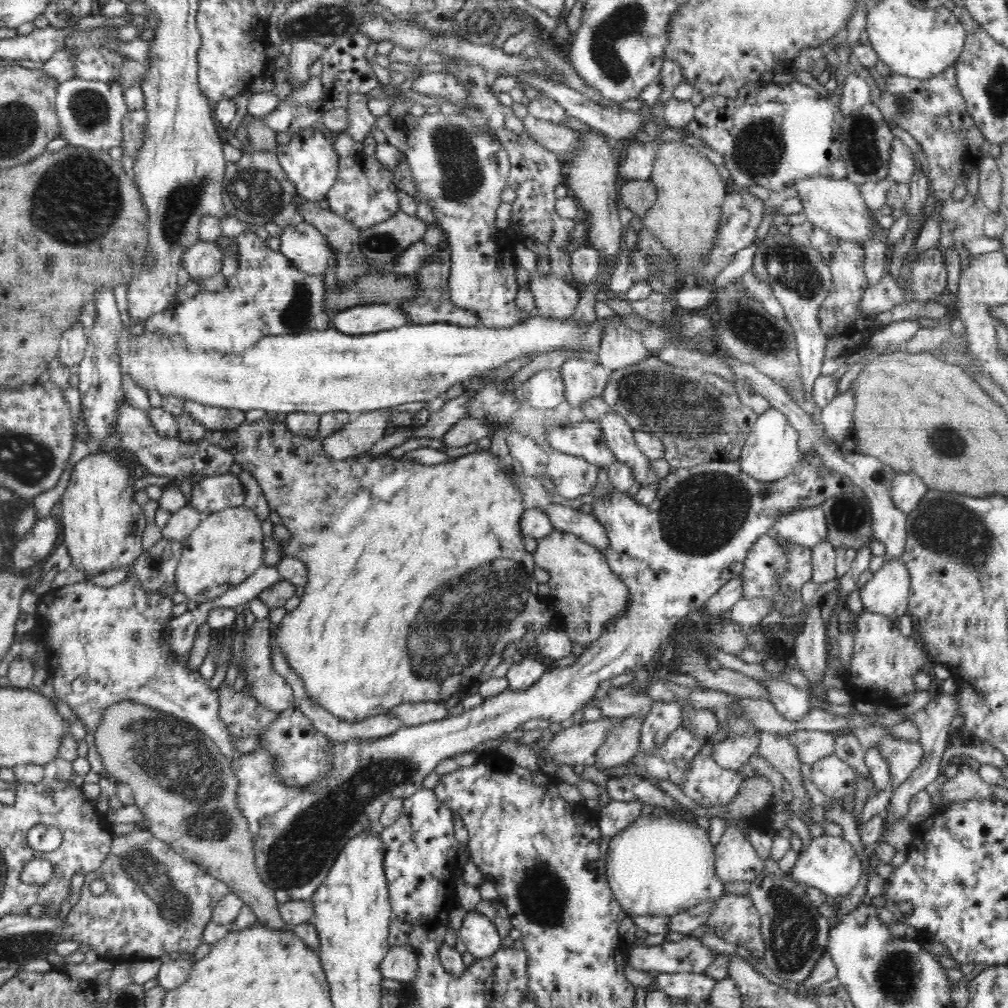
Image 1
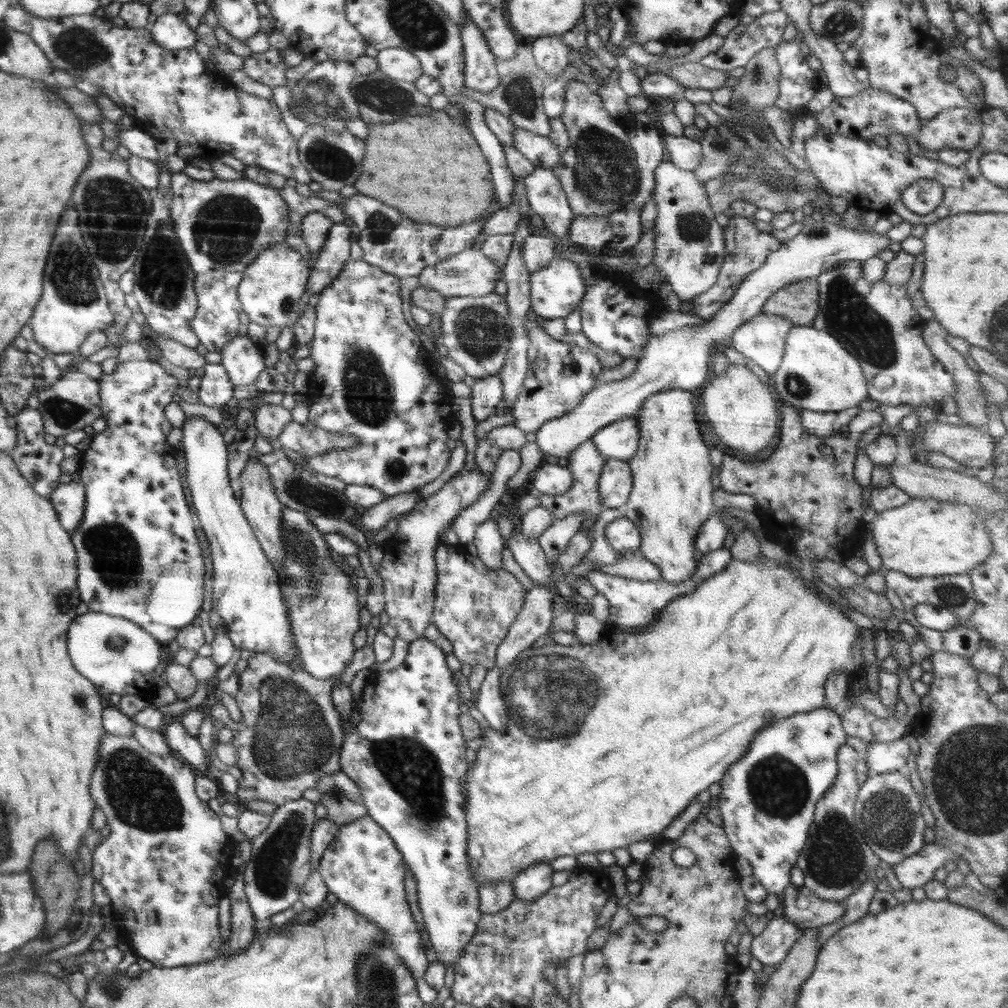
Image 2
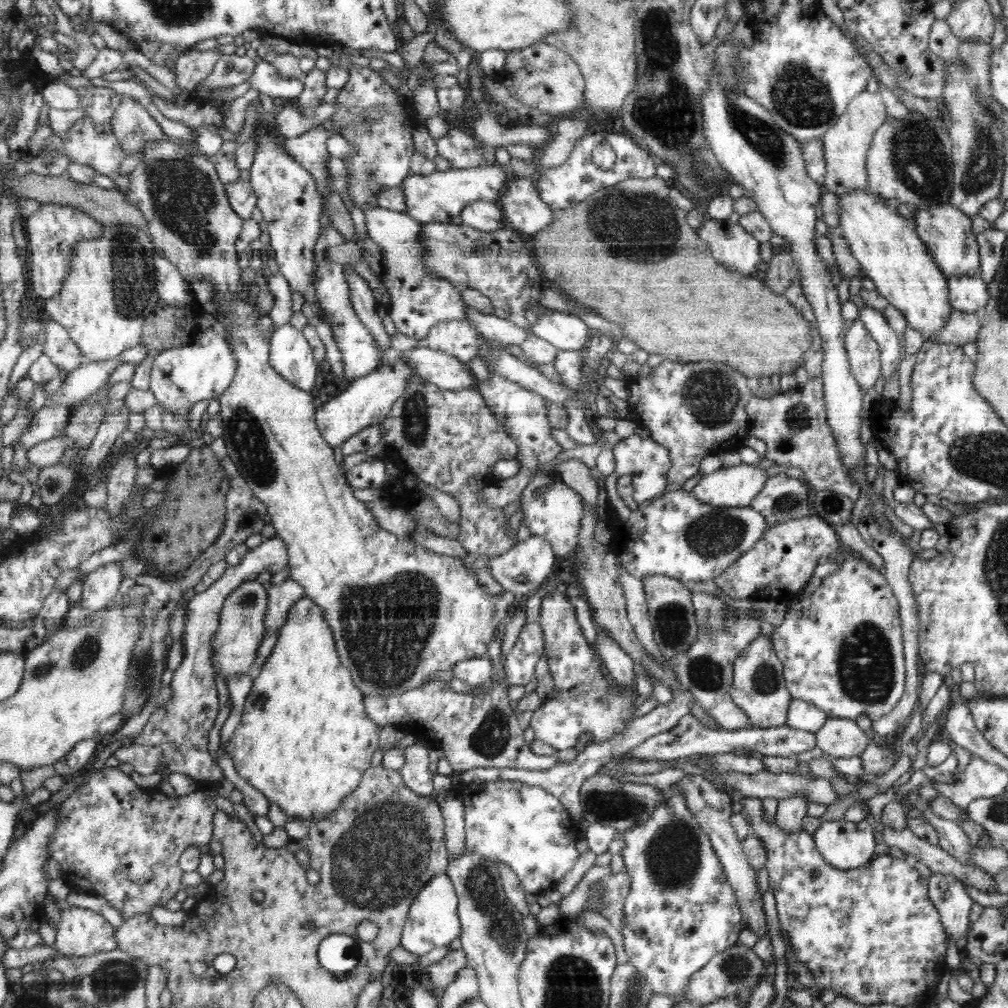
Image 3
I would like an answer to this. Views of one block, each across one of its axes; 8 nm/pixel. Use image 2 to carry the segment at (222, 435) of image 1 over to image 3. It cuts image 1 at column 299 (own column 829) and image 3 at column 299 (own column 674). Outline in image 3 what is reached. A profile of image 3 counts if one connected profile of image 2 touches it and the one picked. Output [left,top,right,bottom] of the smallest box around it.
[227,596,383,824]

